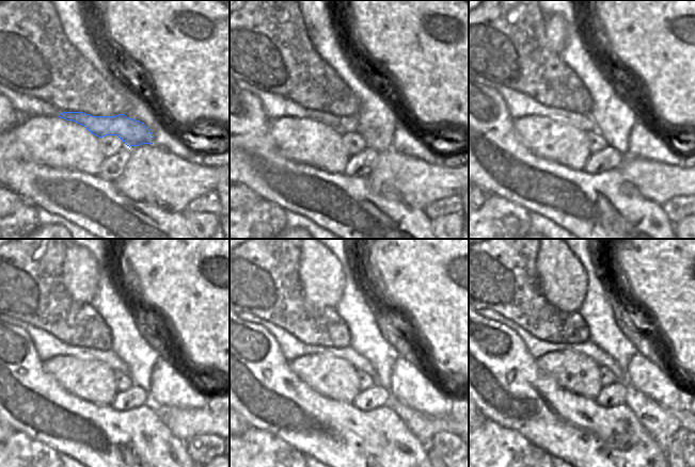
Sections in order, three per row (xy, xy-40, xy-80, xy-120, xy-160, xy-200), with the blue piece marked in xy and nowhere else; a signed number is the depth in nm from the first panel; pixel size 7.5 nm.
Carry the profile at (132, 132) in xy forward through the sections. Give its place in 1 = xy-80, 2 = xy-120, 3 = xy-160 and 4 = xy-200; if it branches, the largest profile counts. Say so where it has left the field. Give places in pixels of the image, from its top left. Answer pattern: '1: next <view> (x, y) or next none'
1: next xy-80 (584, 122)
2: next xy-120 (109, 357)
3: next xy-160 (360, 364)
4: next xy-200 (594, 356)

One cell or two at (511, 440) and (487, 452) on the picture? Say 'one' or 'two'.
one

